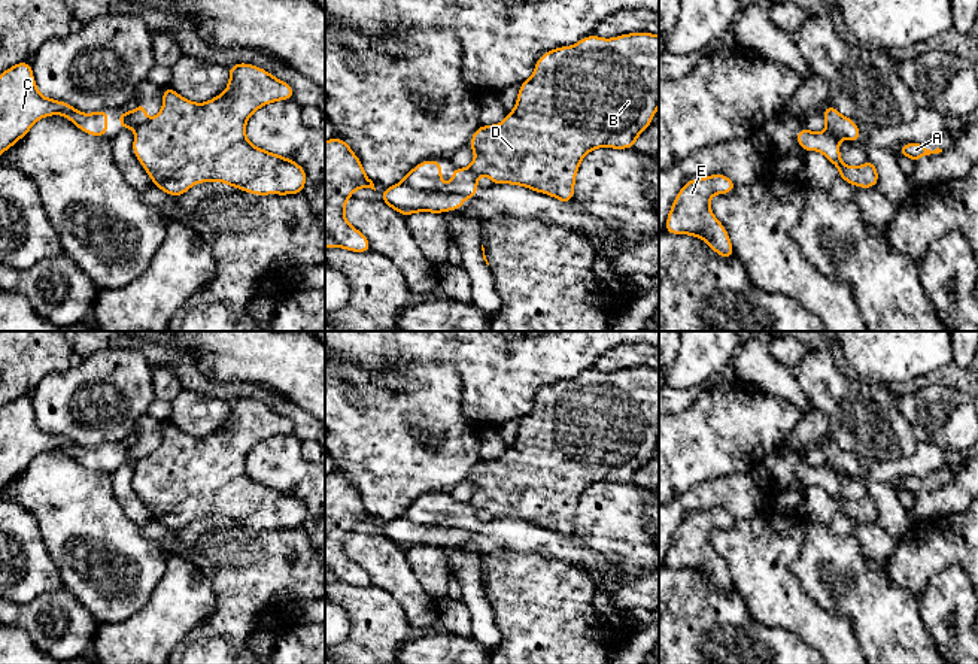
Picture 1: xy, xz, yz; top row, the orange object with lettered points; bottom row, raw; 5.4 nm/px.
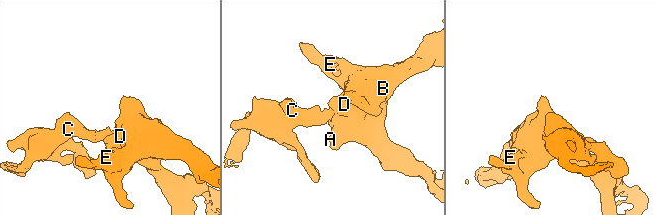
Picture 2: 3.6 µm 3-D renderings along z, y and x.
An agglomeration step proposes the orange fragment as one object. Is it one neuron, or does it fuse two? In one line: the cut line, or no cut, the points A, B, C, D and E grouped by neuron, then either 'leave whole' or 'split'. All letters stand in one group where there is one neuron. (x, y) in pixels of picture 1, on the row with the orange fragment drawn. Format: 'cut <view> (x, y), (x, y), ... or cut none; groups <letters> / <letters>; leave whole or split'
cut yz (828, 127), (838, 139); groups A B D E / C; split

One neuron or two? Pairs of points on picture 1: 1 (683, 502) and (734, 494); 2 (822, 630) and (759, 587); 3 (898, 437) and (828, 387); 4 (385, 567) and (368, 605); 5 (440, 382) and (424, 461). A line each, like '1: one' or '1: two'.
1: one
2: one
3: one
4: two
5: one

